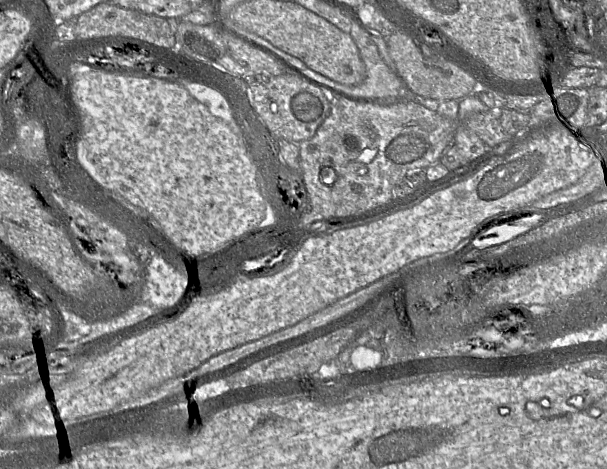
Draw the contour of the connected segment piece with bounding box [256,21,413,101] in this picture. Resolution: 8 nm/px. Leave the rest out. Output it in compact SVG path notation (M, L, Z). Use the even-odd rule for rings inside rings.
M361 21L357 22L357 25L355 23L352 24L349 34L357 45L360 57L366 67L366 77L364 81L354 86L340 84L315 72L314 70L308 68L300 59L297 60L296 57L283 52L259 36L256 36L256 41L264 44L266 47L270 47L270 50L287 60L288 63L302 69L311 81L321 86L330 87L339 93L348 94L354 98L368 101L397 101L406 99L407 97L413 97L413 94L409 91L403 80L396 72L395 64L389 54L386 38L380 36L379 34L369 32L368 28Z

